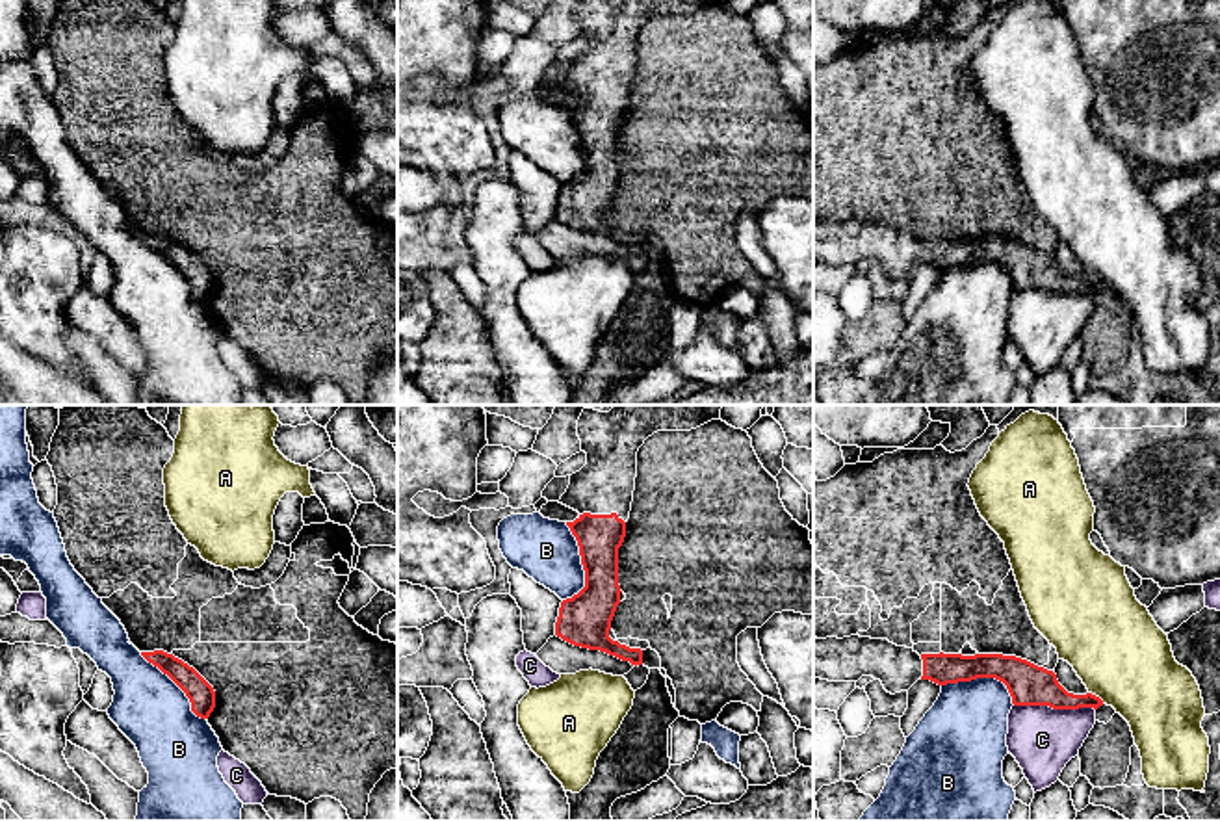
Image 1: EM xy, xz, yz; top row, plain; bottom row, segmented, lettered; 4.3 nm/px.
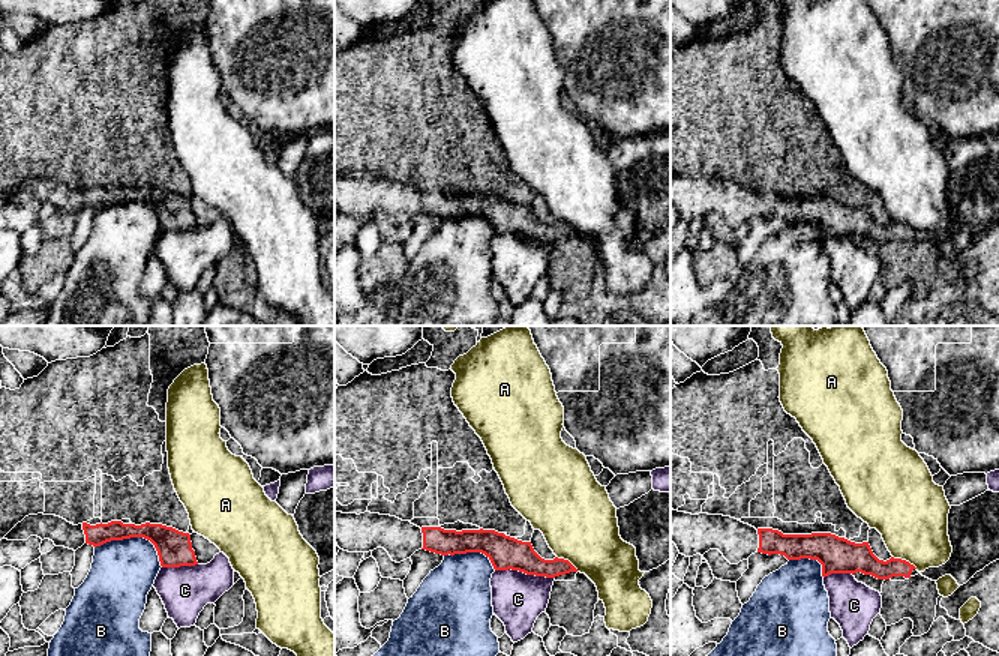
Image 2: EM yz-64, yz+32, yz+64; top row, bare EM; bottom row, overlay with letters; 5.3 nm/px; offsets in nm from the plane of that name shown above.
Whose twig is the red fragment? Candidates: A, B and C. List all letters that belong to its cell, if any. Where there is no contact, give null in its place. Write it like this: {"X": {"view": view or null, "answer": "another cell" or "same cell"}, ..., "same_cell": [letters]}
{"A": {"view": "yz", "answer": "another cell"}, "B": {"view": "xz", "answer": "another cell"}, "C": {"view": "yz", "answer": "another cell"}, "same_cell": []}

